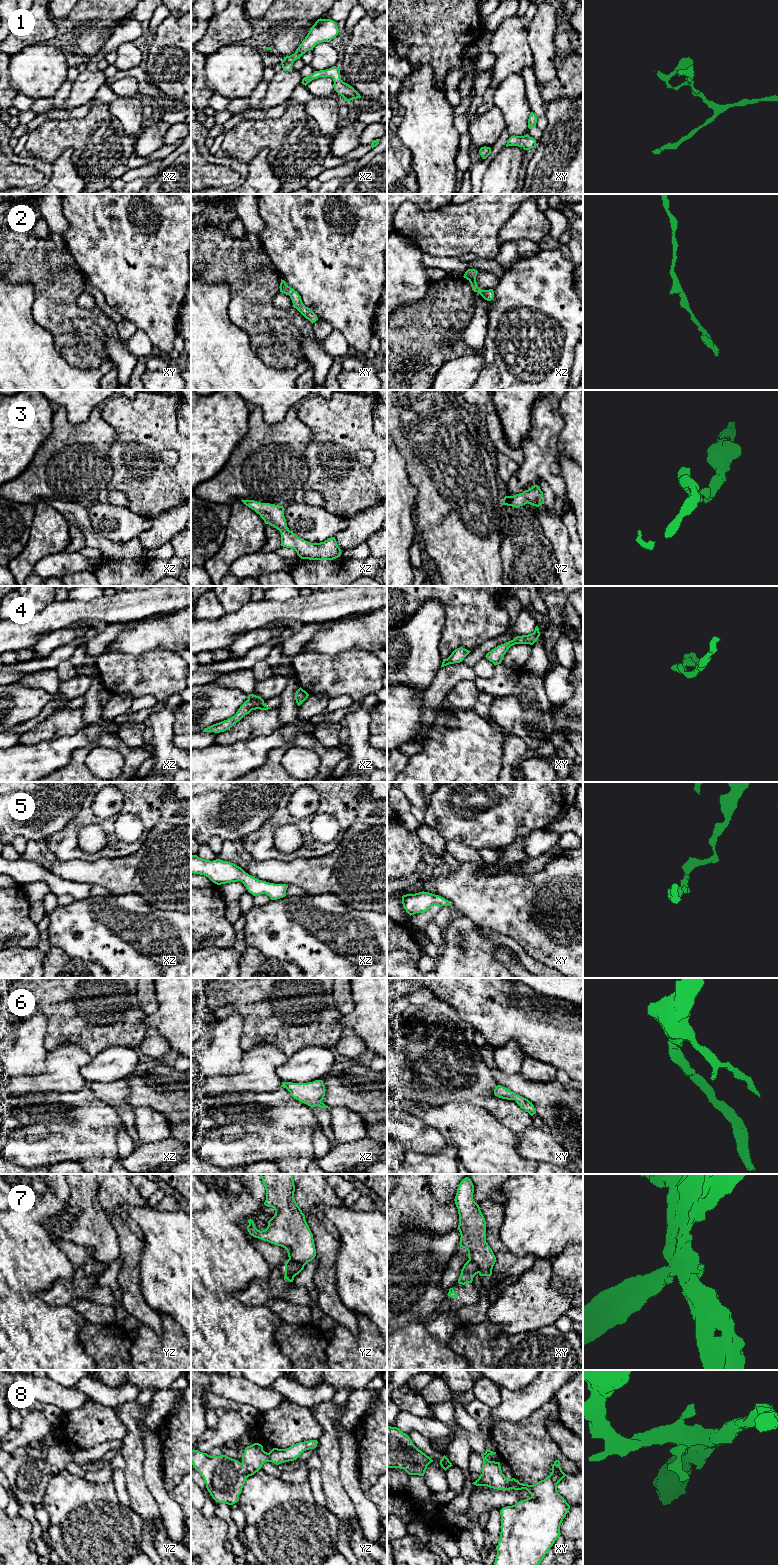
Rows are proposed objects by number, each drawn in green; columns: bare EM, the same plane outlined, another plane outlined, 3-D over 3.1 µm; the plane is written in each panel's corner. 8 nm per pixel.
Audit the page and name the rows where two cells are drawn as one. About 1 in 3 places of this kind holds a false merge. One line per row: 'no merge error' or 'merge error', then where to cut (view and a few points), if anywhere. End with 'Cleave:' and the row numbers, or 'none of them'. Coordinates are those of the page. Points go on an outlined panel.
1: no merge error; cut none
2: no merge error; cut none
3: no merge error; cut none
4: merge error; cut xz (248, 699), (263, 702)
5: no merge error; cut none
6: no merge error; cut none
7: merge error; cut xy (469, 1259), (477, 1266), (479, 1272)
8: no merge error; cut none
Cleave: 4, 7

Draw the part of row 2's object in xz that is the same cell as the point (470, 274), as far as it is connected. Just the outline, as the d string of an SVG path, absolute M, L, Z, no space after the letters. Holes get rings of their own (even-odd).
M468 269L465 274L464 274L464 278L466 278L472 287L472 290L474 292L478 292L485 300L487 301L491 301L494 298L494 291L493 289L489 289L489 290L481 290L476 282L476 276L477 276L478 271L475 269Z

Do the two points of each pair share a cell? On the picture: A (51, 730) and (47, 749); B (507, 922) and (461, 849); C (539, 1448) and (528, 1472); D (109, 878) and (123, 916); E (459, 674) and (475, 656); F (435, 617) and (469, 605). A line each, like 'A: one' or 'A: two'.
A: two
B: two
C: one
D: two
E: two
F: two

